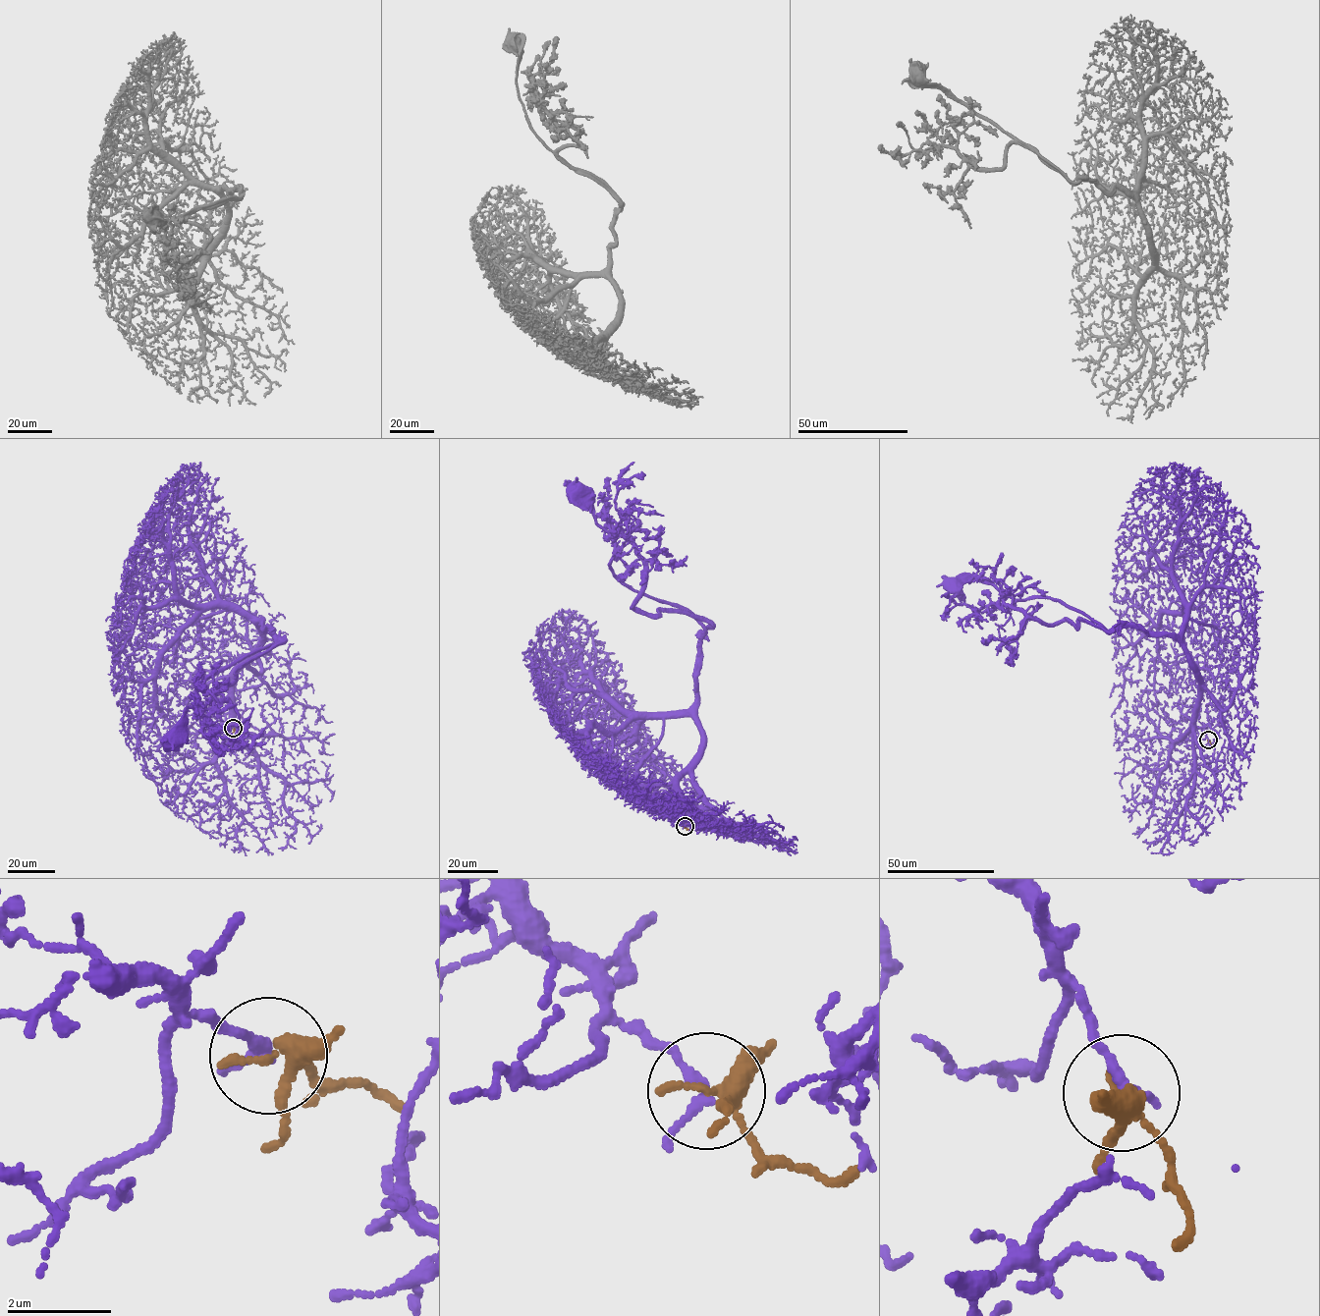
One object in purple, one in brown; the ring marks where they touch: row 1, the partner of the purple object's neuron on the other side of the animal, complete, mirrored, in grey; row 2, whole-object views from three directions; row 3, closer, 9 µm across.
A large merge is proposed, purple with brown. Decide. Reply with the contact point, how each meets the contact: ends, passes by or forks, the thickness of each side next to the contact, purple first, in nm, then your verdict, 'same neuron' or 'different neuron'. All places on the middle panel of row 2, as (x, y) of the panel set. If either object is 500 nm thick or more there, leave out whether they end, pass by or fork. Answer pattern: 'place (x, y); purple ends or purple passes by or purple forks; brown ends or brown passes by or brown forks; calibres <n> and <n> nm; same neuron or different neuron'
place (685, 826); purple passes by; brown forks; calibres 170 and 280 nm; different neuron

